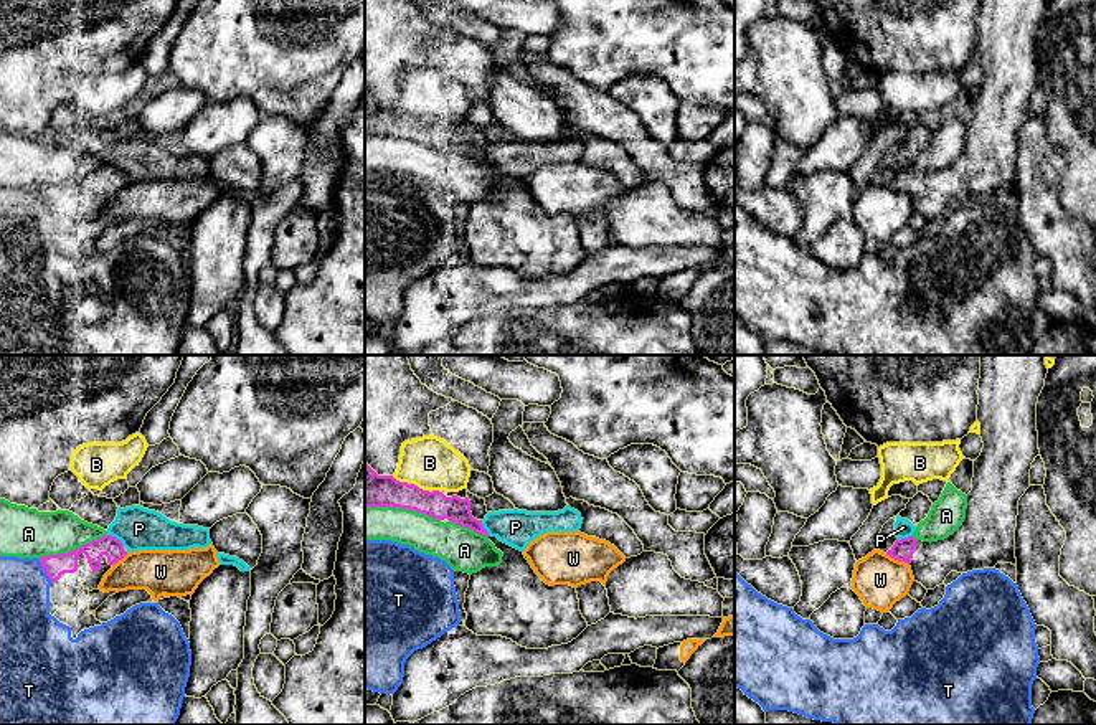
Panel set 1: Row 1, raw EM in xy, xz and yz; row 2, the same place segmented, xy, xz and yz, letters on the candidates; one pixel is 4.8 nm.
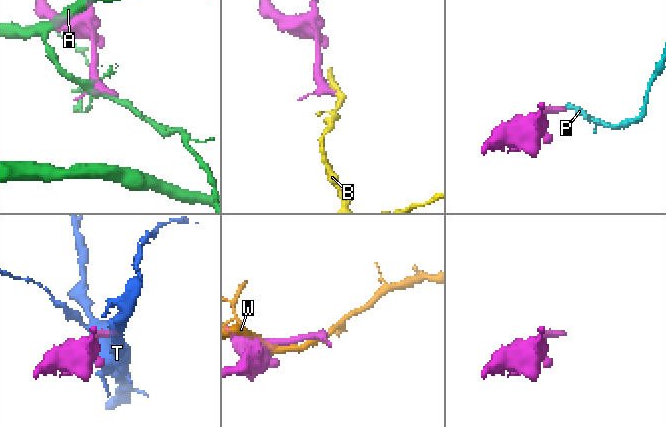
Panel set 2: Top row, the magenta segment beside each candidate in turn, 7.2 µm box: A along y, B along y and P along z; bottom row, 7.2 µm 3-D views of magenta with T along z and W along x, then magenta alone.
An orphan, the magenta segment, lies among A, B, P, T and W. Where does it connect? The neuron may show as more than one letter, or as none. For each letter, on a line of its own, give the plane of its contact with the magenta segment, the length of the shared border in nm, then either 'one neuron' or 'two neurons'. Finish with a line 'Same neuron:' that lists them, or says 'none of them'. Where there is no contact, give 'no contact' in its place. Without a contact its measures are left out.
A: contact in xz; length 380 nm; two neurons
B: contact in xz; length 260 nm; two neurons
P: contact in xy; length 110 nm; two neurons
T: contact in xy; length 130 nm; two neurons
W: contact in yz; length 130 nm; two neurons
Same neuron: none of them

